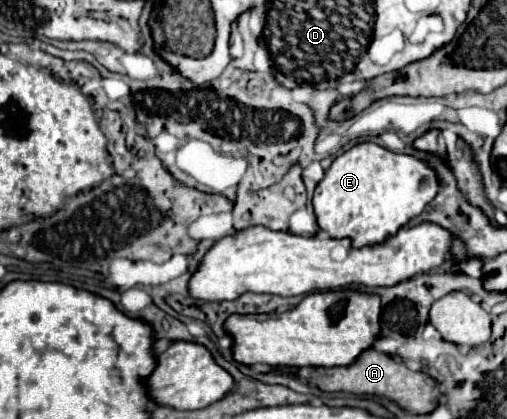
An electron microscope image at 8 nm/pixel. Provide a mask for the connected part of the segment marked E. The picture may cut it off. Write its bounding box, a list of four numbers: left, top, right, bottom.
[311,142,437,248]

